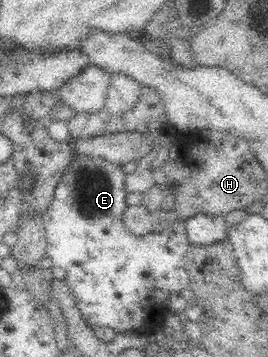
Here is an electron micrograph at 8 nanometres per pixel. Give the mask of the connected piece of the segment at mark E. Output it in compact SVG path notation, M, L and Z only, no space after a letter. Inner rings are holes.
M75 154L55 186L47 211L42 213L47 233L45 256L65 271L63 282L67 284L77 310L90 329L107 328L116 335L129 331L149 335L157 329L157 319L165 320L165 315L169 313L165 305L167 297L177 296L182 289L188 288L189 274L184 257L191 245L187 242L183 219L161 223L159 230L141 237L126 230L124 213L129 206L125 202L129 193L125 183L127 174L120 164Z

